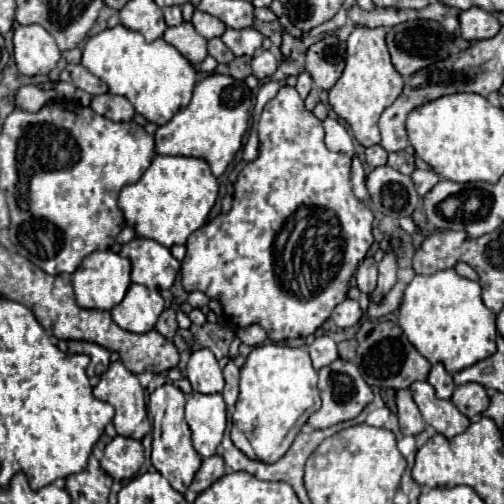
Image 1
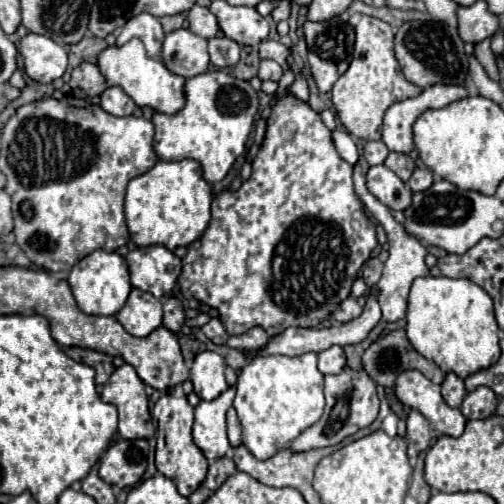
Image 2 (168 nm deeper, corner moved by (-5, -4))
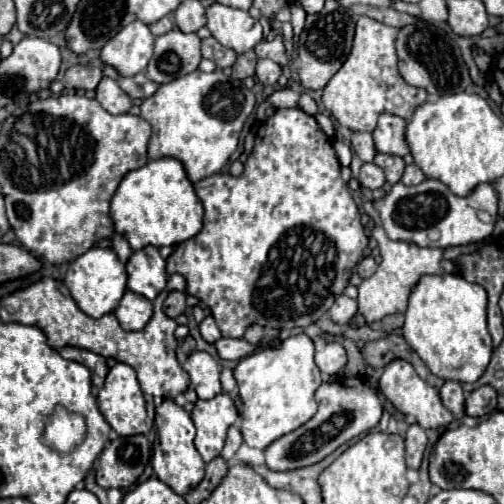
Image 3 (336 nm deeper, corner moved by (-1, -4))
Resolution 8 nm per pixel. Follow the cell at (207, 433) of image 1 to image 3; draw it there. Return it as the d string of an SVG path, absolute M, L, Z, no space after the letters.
M217 394L211 400L197 400L191 418L197 426L195 448L205 462L211 462L221 454L227 438L227 430L237 422L237 410L227 394Z

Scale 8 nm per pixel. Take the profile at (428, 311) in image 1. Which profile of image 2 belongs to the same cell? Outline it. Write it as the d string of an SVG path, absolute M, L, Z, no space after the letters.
M425 276L413 282L407 306L407 338L421 356L433 360L443 372L455 372L459 378L467 378L469 374L495 364L501 356L497 330L499 326L493 314L493 302L489 294L475 282L469 282L467 278L443 278L443 276L441 278Z

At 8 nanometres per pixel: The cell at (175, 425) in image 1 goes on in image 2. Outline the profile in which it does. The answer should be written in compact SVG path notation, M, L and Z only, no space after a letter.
M166 393L155 403L152 418L156 420L156 449L155 465L157 471L166 478L171 478L179 490L179 494L189 496L199 488L203 478L207 476L207 460L203 452L195 446L191 438L191 424L193 424L193 406L187 398L177 398L171 393Z

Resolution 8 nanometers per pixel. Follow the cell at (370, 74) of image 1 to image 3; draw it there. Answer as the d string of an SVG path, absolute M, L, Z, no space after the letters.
M359 18L355 40L349 58L339 68L339 72L327 82L323 88L321 102L327 112L345 128L359 130L359 132L373 132L377 126L377 118L383 112L401 116L405 120L411 118L417 106L427 100L427 92L423 88L409 86L397 70L397 52L395 52L395 38L399 30L373 18Z

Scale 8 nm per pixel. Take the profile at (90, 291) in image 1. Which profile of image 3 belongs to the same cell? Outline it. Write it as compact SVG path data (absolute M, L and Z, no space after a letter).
M91 248L83 256L79 256L75 262L69 264L65 286L69 288L71 296L75 298L77 306L91 318L101 318L109 312L113 312L123 298L127 290L127 274L125 264L119 262L117 254L111 248Z

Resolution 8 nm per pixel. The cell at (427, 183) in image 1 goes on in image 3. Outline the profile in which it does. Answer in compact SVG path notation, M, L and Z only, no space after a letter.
M409 164L409 166L405 168L405 172L403 172L403 178L401 178L401 182L403 182L405 186L419 184L419 182L423 182L423 180L425 180L425 174L423 174L415 164Z

